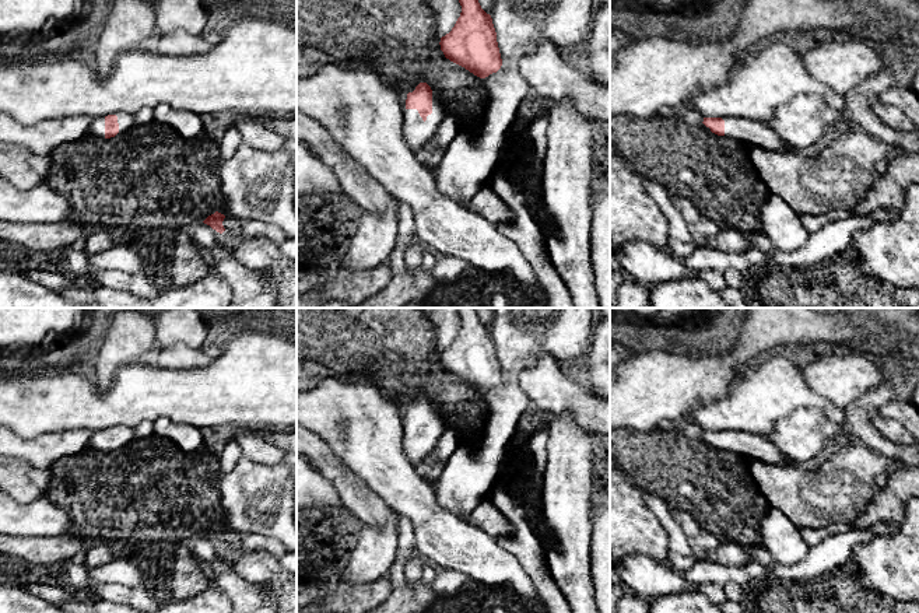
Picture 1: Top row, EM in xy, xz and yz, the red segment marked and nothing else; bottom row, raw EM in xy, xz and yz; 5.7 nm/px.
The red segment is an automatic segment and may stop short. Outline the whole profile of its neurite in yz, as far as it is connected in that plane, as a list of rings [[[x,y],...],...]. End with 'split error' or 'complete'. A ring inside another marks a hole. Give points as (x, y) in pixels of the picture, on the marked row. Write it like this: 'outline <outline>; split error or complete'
outline [[[743,116],[704,118],[701,126],[718,136],[737,140],[747,147],[795,153],[774,130],[760,120]]]; split error

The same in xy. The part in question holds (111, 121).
outline [[[117,112],[108,116],[91,119],[90,133],[101,139],[111,139],[122,134],[136,125],[136,118],[131,113]]]; split error

